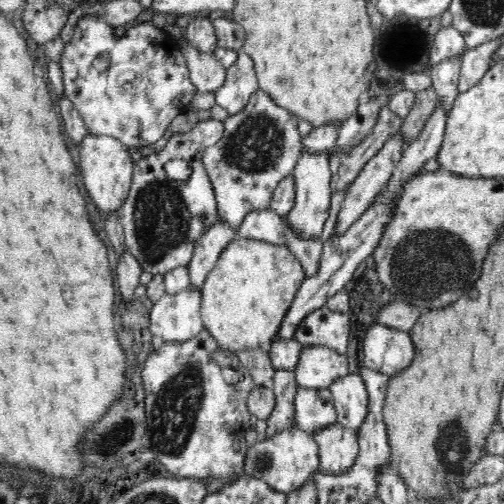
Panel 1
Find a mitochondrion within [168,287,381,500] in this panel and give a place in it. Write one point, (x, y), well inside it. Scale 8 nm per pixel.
(262, 461)

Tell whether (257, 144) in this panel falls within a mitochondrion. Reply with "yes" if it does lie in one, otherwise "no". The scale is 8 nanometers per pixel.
yes

